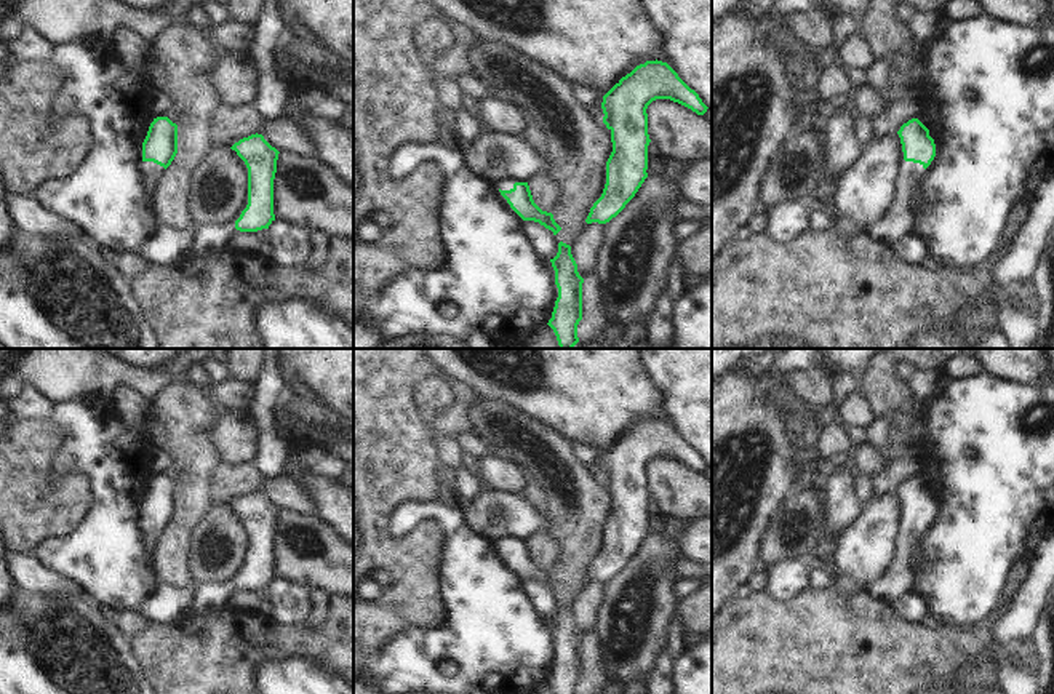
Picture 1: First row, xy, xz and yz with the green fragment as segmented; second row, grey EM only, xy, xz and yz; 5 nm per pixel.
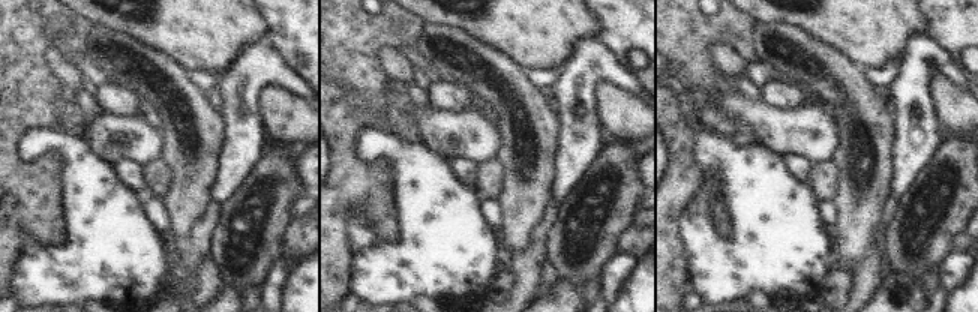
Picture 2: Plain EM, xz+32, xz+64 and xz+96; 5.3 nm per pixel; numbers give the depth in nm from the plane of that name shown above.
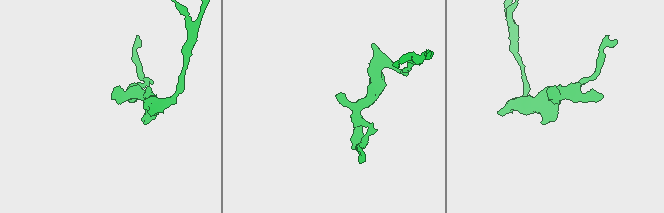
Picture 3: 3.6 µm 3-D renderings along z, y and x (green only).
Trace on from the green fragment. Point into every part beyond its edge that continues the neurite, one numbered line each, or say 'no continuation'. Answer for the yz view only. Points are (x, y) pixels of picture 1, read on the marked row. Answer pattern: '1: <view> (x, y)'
1: yz (898, 221)

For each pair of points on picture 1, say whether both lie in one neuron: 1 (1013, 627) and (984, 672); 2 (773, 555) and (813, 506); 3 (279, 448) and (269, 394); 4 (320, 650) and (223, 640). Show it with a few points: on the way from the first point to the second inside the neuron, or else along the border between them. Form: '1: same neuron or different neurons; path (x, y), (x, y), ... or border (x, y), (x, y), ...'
1: different neurons; border (994, 642), (1008, 645)
2: same neuron; path (779, 542), (802, 515)
3: same neuron; path (266, 435), (264, 406)
4: same neuron; path (296, 643), (247, 645)

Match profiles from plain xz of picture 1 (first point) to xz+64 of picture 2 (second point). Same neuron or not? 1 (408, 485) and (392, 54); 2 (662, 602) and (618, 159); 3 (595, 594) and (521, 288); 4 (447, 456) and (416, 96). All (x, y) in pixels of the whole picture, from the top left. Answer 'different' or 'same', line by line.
1: different
2: same
3: same
4: different

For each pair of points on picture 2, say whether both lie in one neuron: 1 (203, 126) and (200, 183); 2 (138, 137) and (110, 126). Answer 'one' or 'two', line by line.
1: one
2: one

